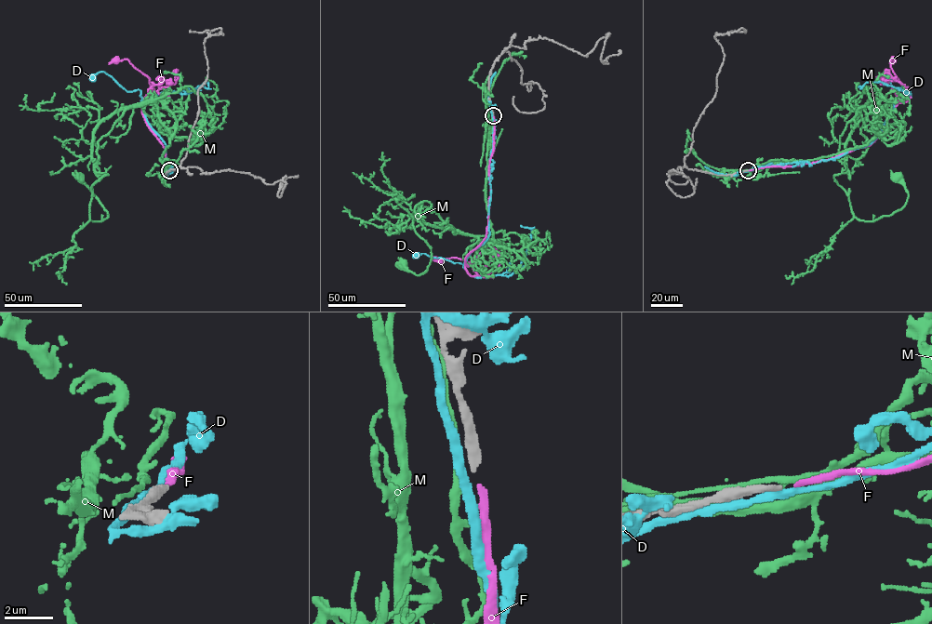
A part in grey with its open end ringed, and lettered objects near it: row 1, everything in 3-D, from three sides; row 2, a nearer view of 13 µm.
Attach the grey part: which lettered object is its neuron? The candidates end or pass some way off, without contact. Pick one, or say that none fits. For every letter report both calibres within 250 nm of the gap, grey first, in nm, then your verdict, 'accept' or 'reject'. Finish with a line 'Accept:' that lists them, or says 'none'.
D: calibres 280 and 320 nm; reject
F: calibres 280 and 240 nm; accept
M: calibres 280 and 280 nm; reject
Accept: F

